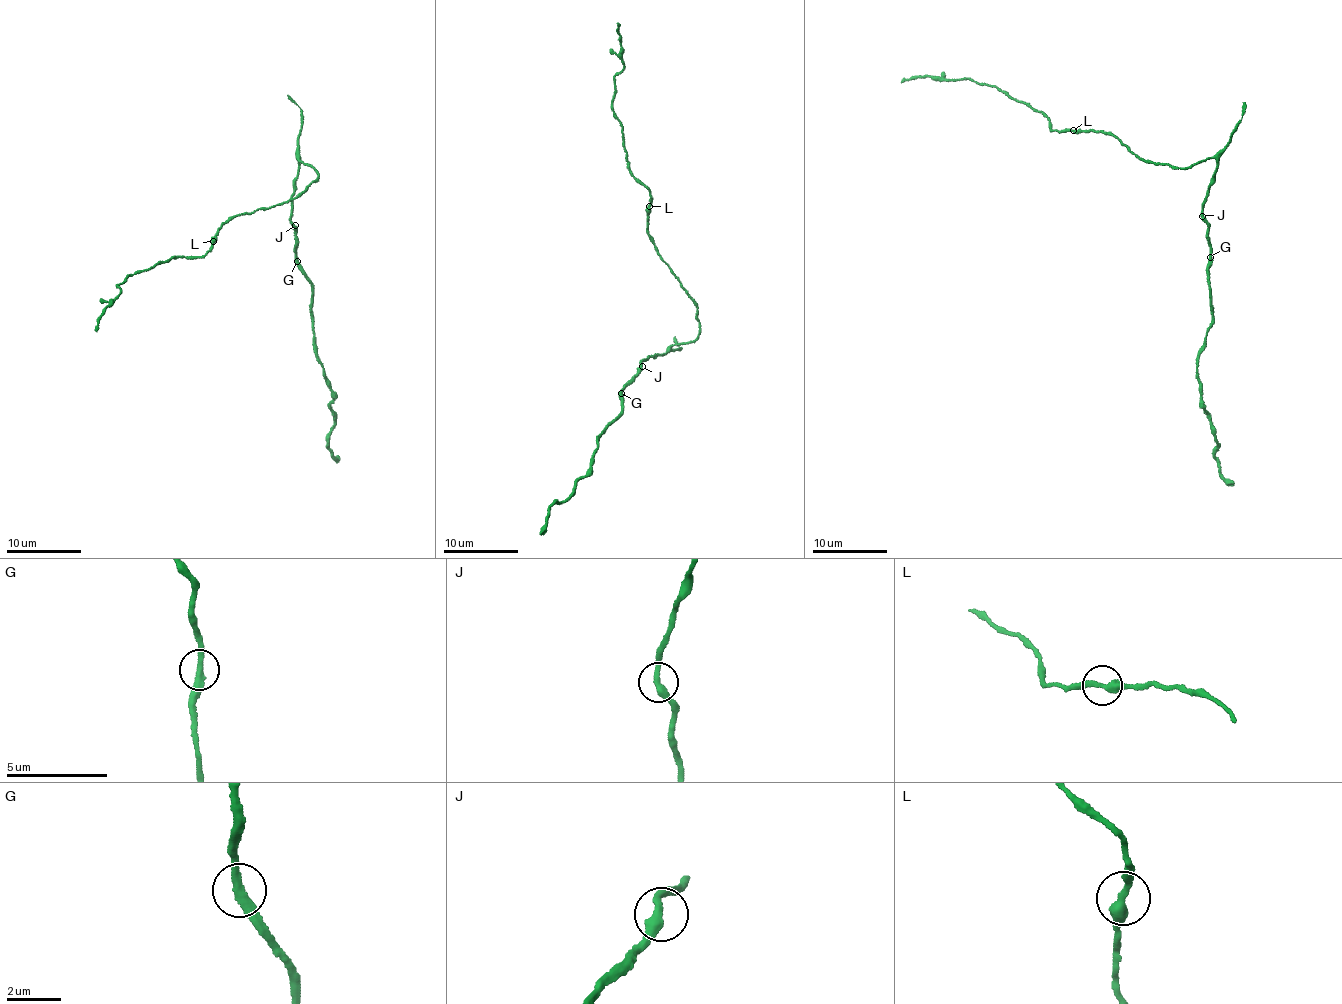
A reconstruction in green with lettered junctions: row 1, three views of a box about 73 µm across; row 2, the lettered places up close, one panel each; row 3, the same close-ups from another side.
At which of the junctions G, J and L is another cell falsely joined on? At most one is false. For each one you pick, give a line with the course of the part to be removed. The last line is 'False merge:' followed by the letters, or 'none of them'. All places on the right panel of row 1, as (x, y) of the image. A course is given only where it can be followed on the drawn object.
False merge: none of them

